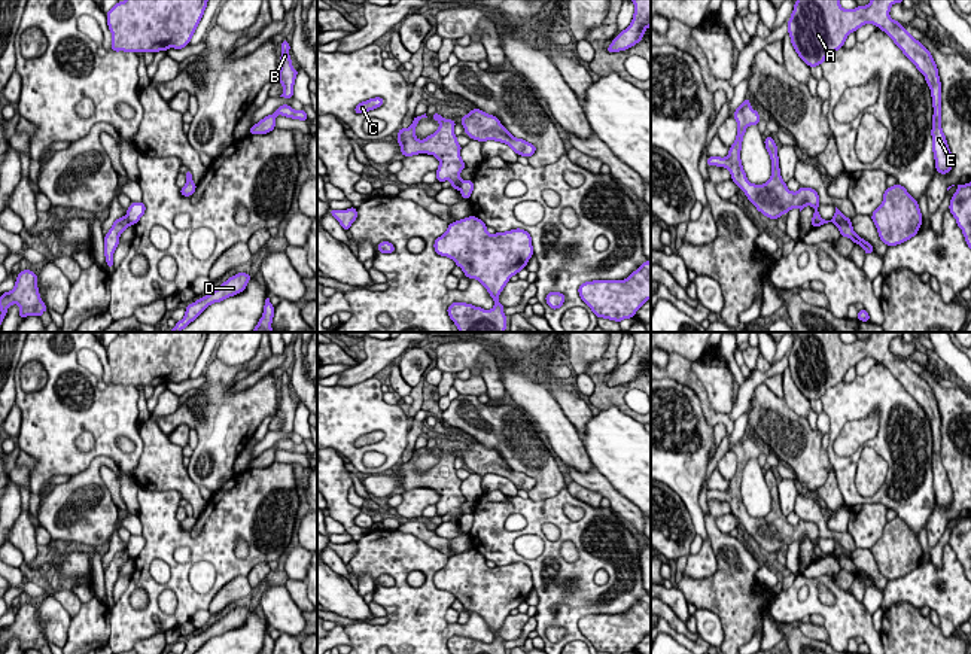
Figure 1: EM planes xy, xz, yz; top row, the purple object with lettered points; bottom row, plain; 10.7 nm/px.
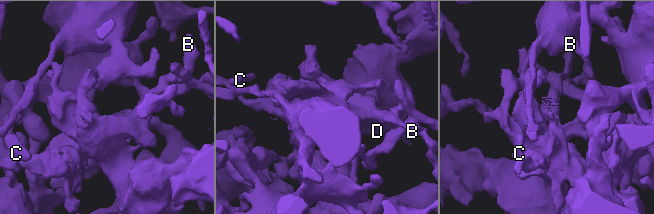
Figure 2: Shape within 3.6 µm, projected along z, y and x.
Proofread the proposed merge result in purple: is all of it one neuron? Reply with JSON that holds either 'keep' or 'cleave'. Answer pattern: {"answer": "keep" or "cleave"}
{"answer": "cleave"}

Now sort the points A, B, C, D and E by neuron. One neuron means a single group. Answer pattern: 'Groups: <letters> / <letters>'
Groups: A E / B C D

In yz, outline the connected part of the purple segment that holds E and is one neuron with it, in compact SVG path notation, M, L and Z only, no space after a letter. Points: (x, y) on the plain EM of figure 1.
M797 332L788 355L791 377L809 399L821 399L825 392L841 383L847 369L865 358L885 365L902 387L925 410L932 431L932 486L940 508L950 507L952 486L941 462L941 416L931 386L916 374L900 355L889 350L894 337L904 332L871 332L867 340L843 343L840 332Z

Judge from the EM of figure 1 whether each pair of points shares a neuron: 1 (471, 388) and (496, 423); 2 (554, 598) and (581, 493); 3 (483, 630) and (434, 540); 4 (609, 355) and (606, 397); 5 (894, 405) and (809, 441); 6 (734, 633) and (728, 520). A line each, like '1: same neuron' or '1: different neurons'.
1: different neurons
2: different neurons
3: different neurons
4: same neuron
5: different neurons
6: different neurons

